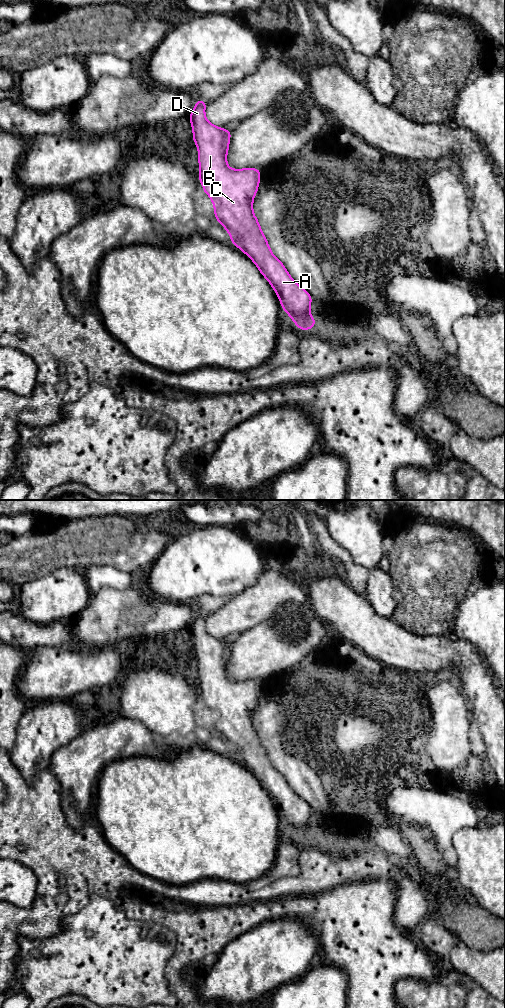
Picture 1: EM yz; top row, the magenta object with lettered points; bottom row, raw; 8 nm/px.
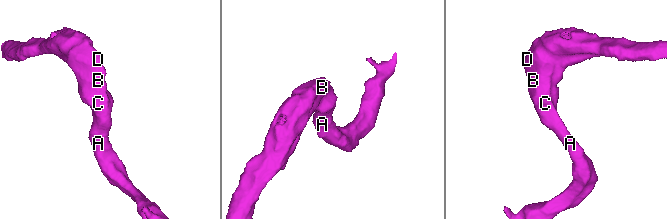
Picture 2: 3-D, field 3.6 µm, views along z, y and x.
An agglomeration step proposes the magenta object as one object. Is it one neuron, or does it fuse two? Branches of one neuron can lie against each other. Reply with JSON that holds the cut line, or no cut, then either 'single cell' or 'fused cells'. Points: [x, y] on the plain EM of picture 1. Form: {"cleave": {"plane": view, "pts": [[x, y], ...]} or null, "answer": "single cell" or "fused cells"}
{"cleave": null, "answer": "single cell"}

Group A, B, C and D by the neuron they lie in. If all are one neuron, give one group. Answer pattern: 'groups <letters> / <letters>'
groups A B C D

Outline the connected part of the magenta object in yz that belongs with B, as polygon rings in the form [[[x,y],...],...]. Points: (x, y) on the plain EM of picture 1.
[[[195,615],[189,628],[193,652],[198,660],[200,692],[214,717],[216,732],[231,749],[231,754],[257,778],[277,806],[282,821],[301,842],[312,841],[311,807],[290,788],[273,767],[258,731],[253,724],[260,685],[256,680],[232,681],[227,676],[231,643],[211,636],[205,627],[207,615]]]

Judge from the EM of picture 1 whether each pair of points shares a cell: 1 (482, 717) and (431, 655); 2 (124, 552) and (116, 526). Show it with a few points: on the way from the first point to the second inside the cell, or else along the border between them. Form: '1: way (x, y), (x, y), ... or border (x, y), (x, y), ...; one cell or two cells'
1: way (482, 695), (473, 670), (458, 655), (453, 655); one cell
2: way (122, 546), (116, 540), (116, 532); one cell

